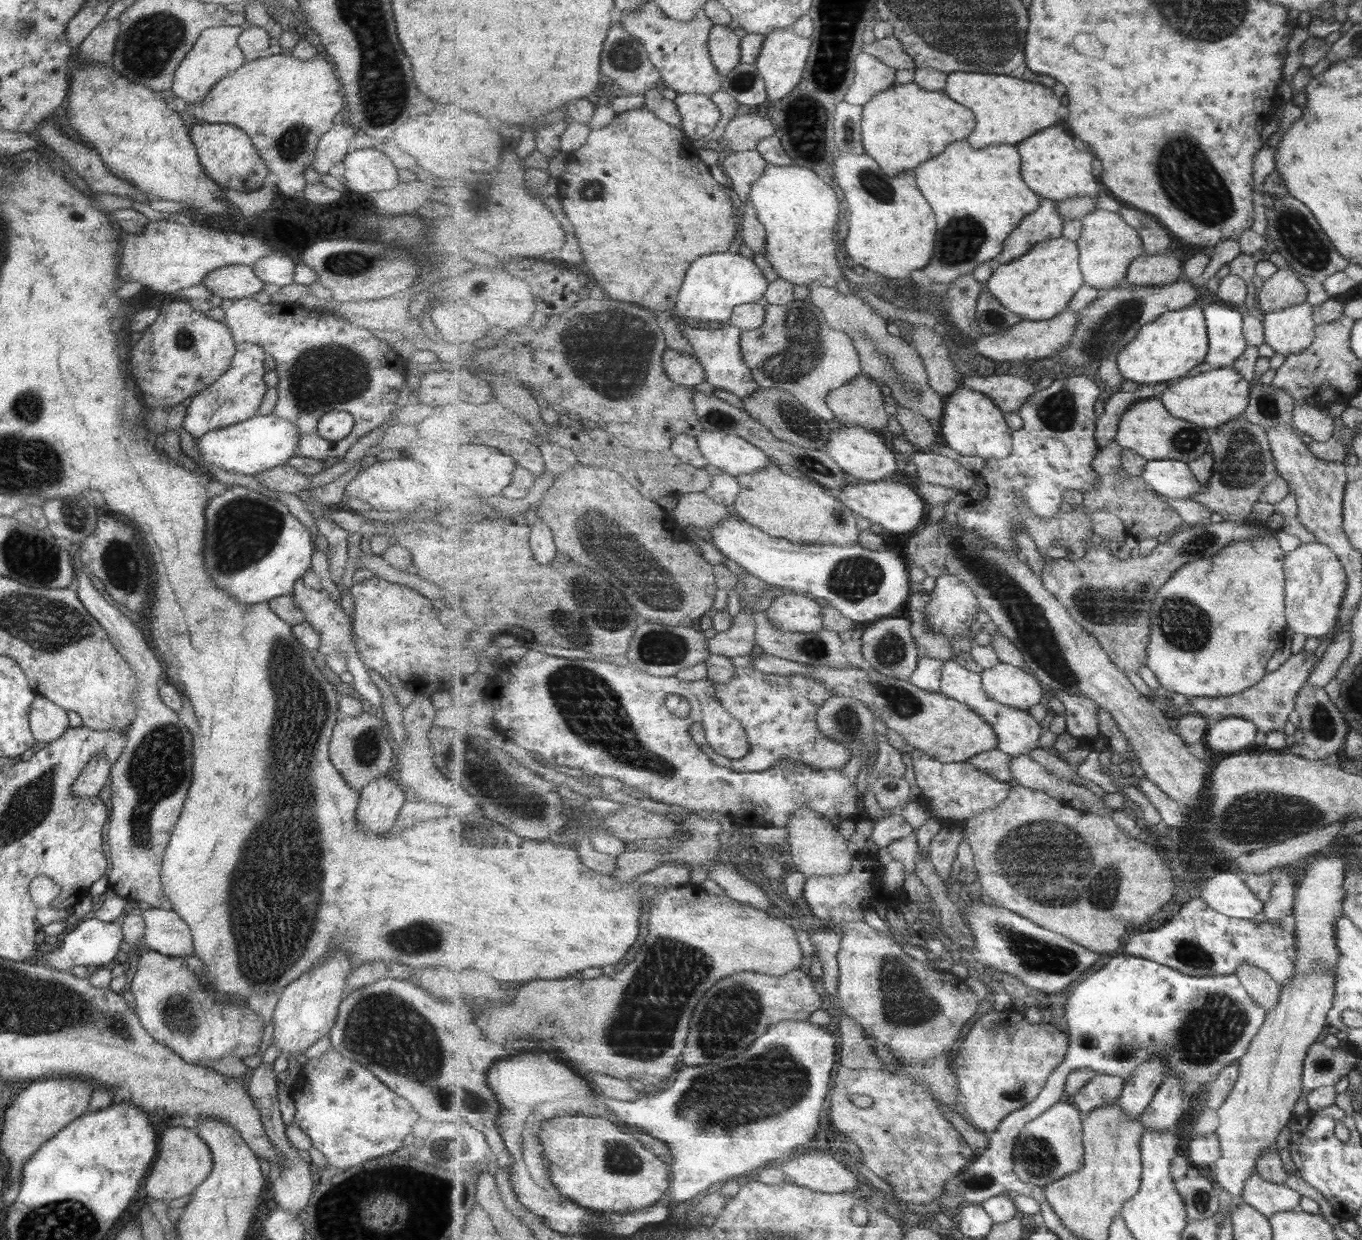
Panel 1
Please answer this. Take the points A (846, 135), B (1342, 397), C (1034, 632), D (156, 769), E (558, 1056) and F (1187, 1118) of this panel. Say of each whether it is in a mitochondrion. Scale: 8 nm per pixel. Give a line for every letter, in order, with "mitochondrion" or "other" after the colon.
A: mitochondrion
B: other
C: mitochondrion
D: mitochondrion
E: other
F: other

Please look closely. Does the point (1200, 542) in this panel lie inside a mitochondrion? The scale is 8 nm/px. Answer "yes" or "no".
yes

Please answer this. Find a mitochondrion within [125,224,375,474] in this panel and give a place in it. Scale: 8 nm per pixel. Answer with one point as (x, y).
(322, 378)

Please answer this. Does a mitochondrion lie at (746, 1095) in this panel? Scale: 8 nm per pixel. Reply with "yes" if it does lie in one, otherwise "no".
yes

